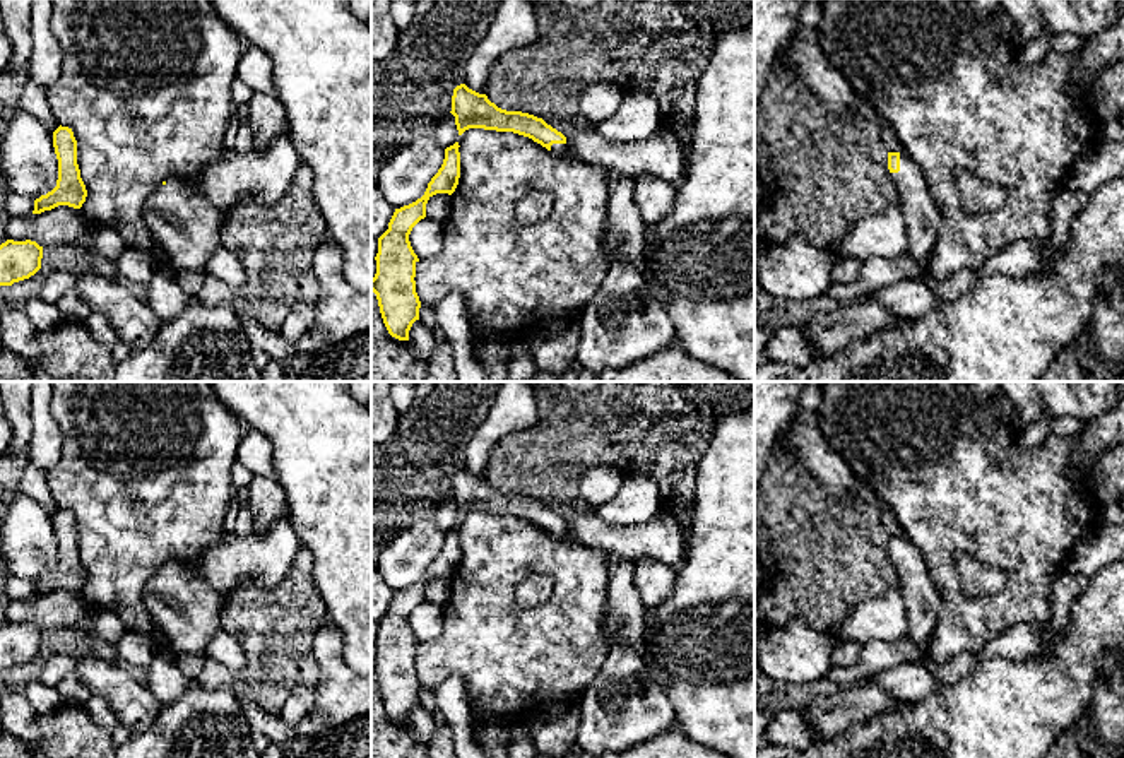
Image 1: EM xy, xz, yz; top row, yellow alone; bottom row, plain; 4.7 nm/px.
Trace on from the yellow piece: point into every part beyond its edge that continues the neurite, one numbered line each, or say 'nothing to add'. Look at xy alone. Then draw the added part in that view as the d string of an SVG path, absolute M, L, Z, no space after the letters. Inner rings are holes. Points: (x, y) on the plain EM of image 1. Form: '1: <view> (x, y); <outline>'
1: xy (183, 604); M169 558L142 590L142 602L176 654L204 654L222 628L224 597L216 592L198 566Z

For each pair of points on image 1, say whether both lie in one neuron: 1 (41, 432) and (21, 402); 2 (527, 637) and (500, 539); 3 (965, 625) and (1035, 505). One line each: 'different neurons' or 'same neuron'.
1: different neurons
2: same neuron
3: same neuron

